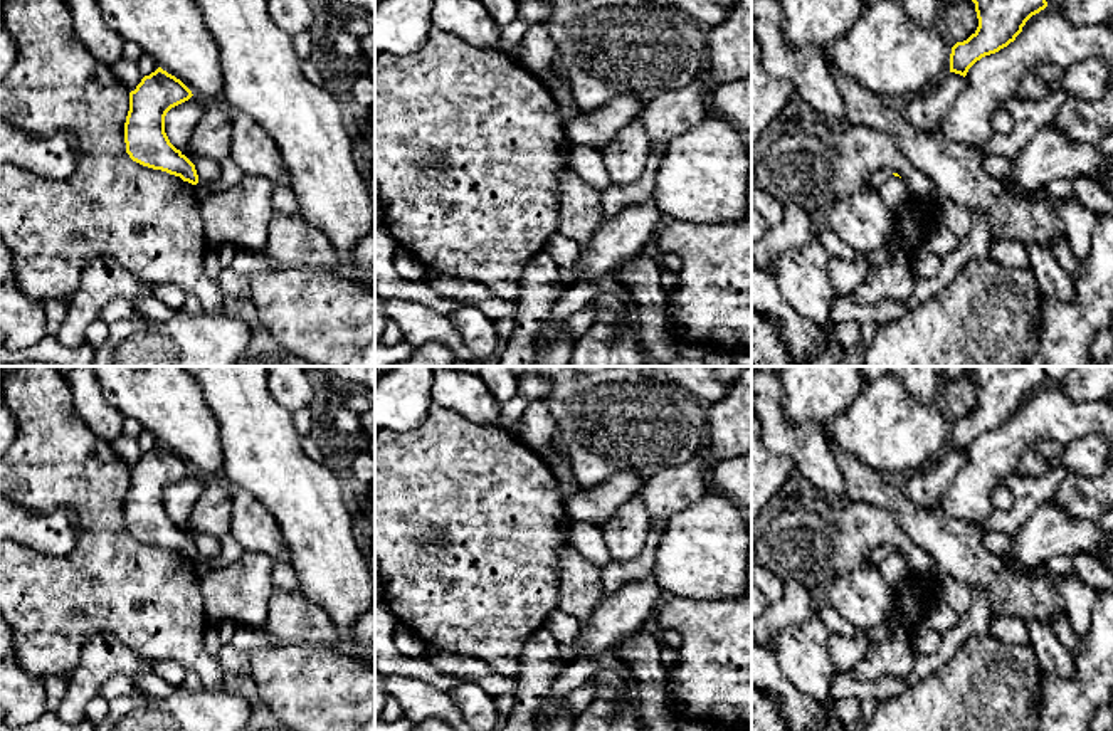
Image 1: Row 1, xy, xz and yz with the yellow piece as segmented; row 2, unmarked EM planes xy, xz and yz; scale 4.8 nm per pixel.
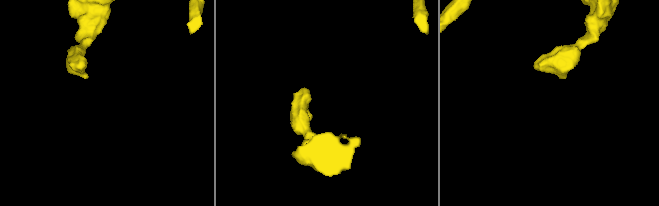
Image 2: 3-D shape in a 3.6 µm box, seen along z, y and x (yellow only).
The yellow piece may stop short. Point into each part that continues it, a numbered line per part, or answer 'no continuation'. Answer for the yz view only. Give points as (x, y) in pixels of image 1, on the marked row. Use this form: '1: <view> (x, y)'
no continuation

